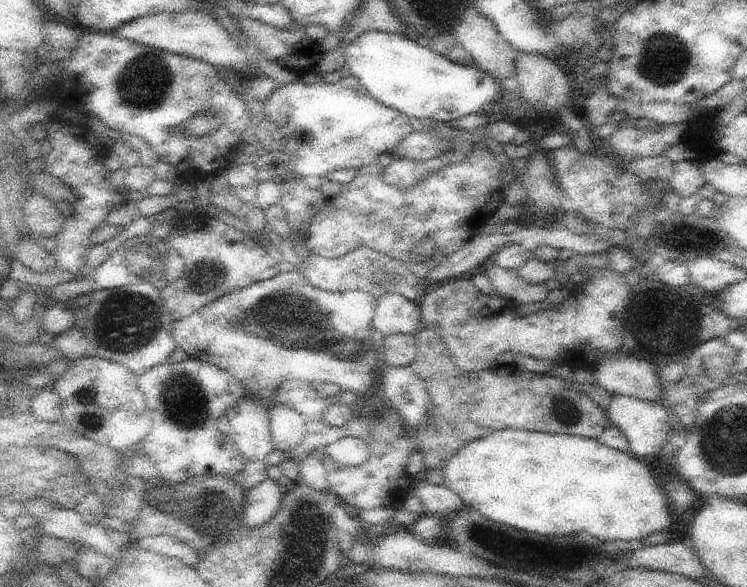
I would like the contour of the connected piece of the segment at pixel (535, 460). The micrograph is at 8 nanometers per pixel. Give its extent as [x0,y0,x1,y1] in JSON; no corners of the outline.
[442,428,672,542]

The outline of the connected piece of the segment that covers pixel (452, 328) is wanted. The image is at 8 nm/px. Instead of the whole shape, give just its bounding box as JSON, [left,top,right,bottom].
[420,278,628,372]

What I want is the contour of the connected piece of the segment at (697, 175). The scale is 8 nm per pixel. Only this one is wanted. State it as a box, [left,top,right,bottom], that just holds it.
[669,160,706,199]

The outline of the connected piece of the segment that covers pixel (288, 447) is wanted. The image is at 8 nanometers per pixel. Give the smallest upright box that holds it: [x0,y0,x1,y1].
[270,403,307,453]

